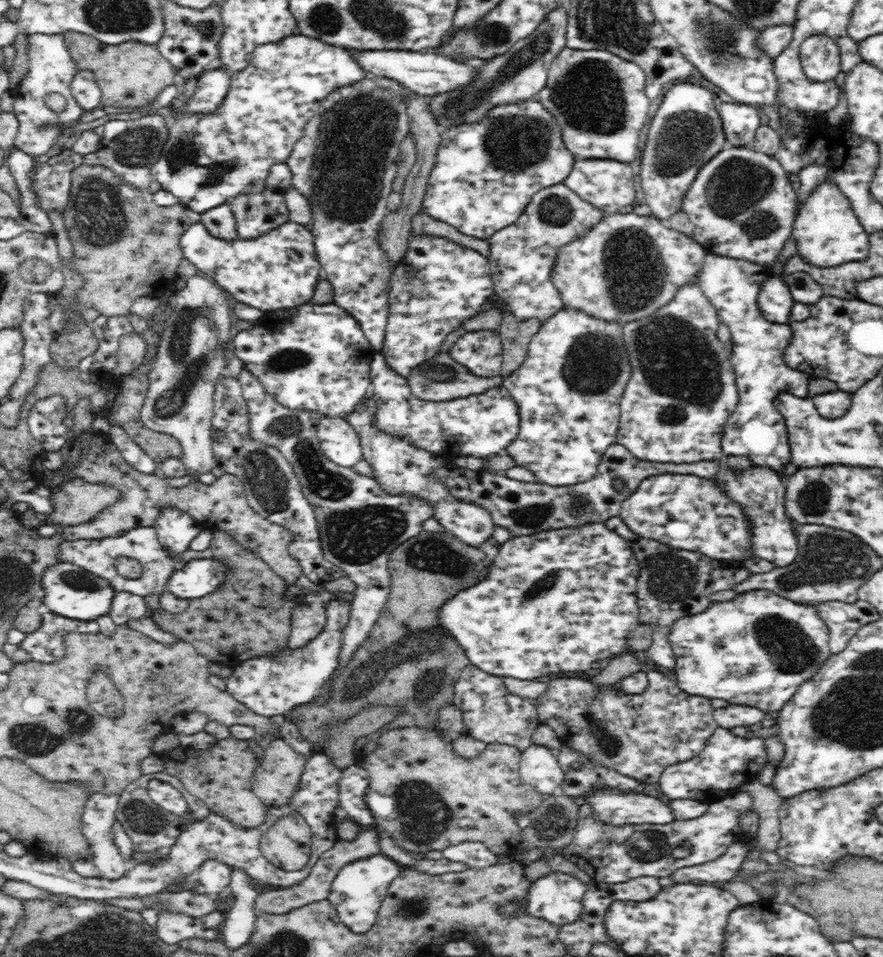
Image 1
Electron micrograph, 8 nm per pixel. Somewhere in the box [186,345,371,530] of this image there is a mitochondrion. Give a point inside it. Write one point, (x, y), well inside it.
(263, 475)

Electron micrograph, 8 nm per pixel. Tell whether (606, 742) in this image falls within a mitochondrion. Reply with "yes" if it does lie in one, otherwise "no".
yes

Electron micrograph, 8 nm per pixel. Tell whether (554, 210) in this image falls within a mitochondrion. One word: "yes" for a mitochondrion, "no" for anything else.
yes

